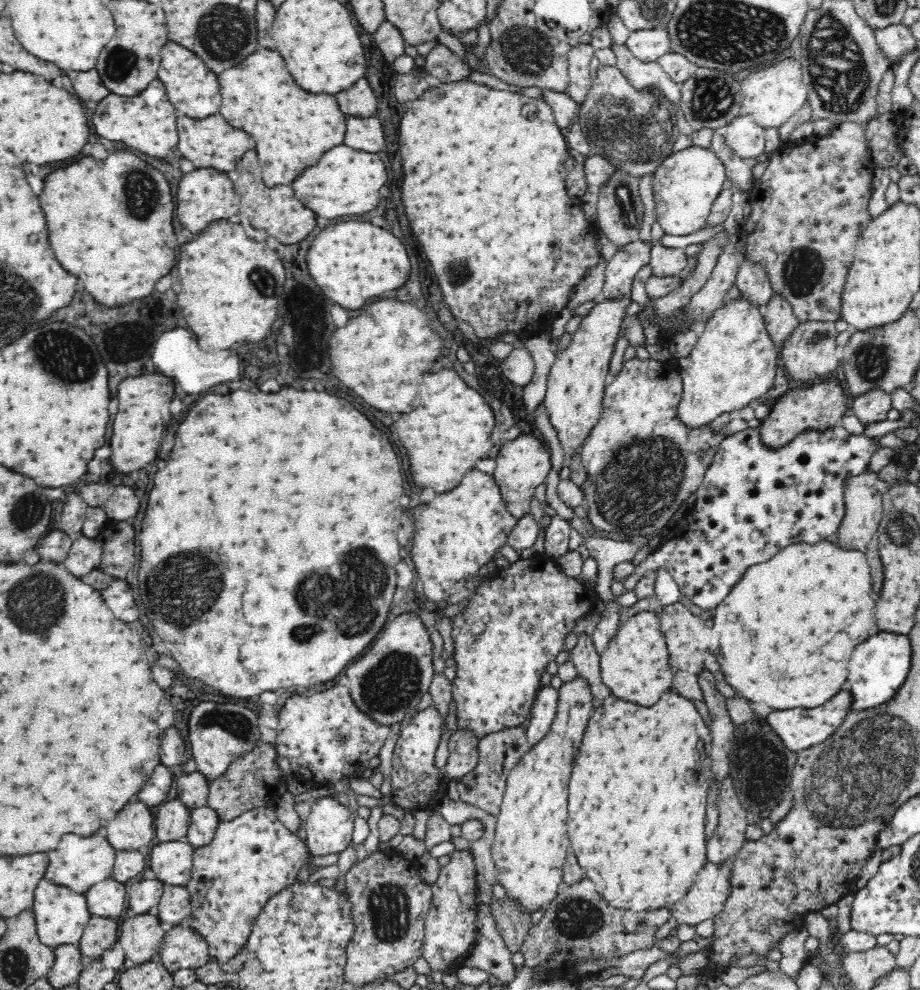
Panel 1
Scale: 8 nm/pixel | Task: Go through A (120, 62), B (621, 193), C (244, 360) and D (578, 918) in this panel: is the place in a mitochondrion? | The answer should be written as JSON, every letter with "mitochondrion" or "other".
{"A":"mitochondrion","B":"mitochondrion","C":"other","D":"mitochondrion"}

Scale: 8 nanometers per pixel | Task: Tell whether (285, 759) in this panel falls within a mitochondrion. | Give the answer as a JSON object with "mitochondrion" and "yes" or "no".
{"mitochondrion":"no"}

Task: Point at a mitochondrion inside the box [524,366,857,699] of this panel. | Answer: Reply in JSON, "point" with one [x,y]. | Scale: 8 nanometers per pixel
{"point":[632,493]}

